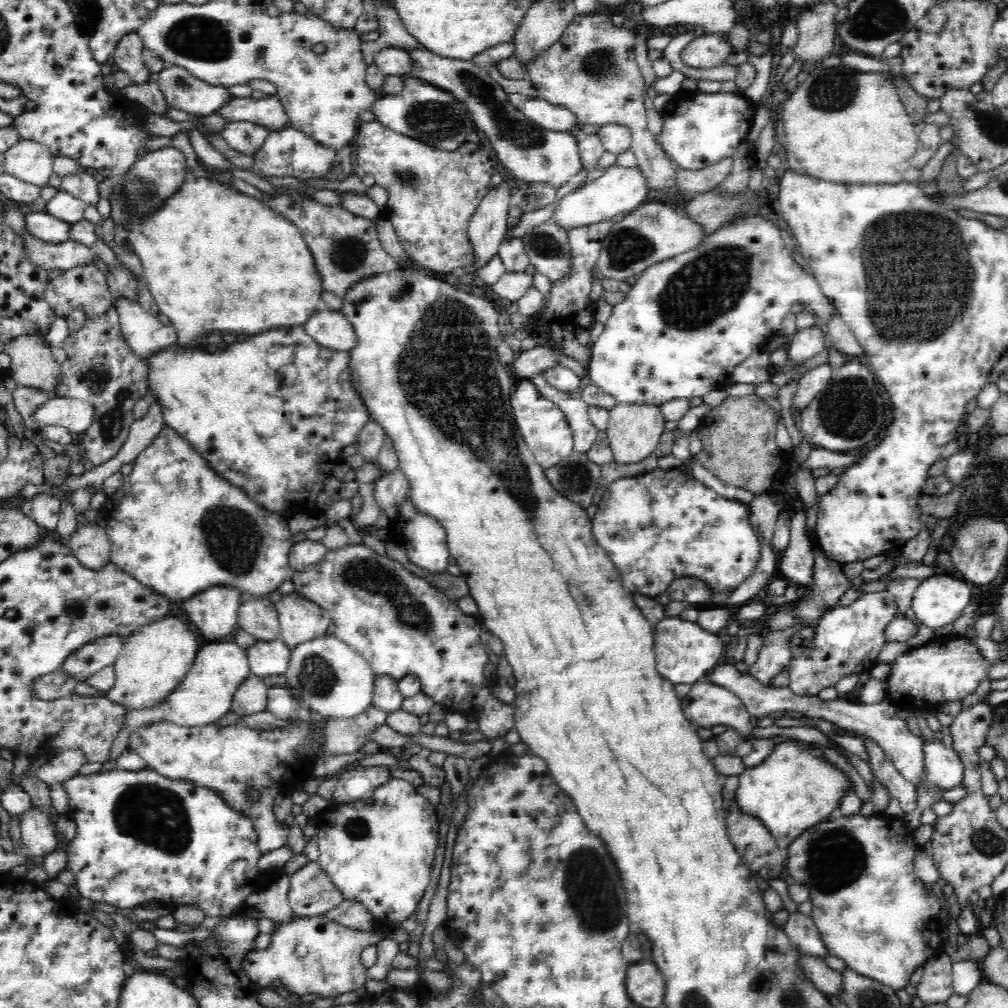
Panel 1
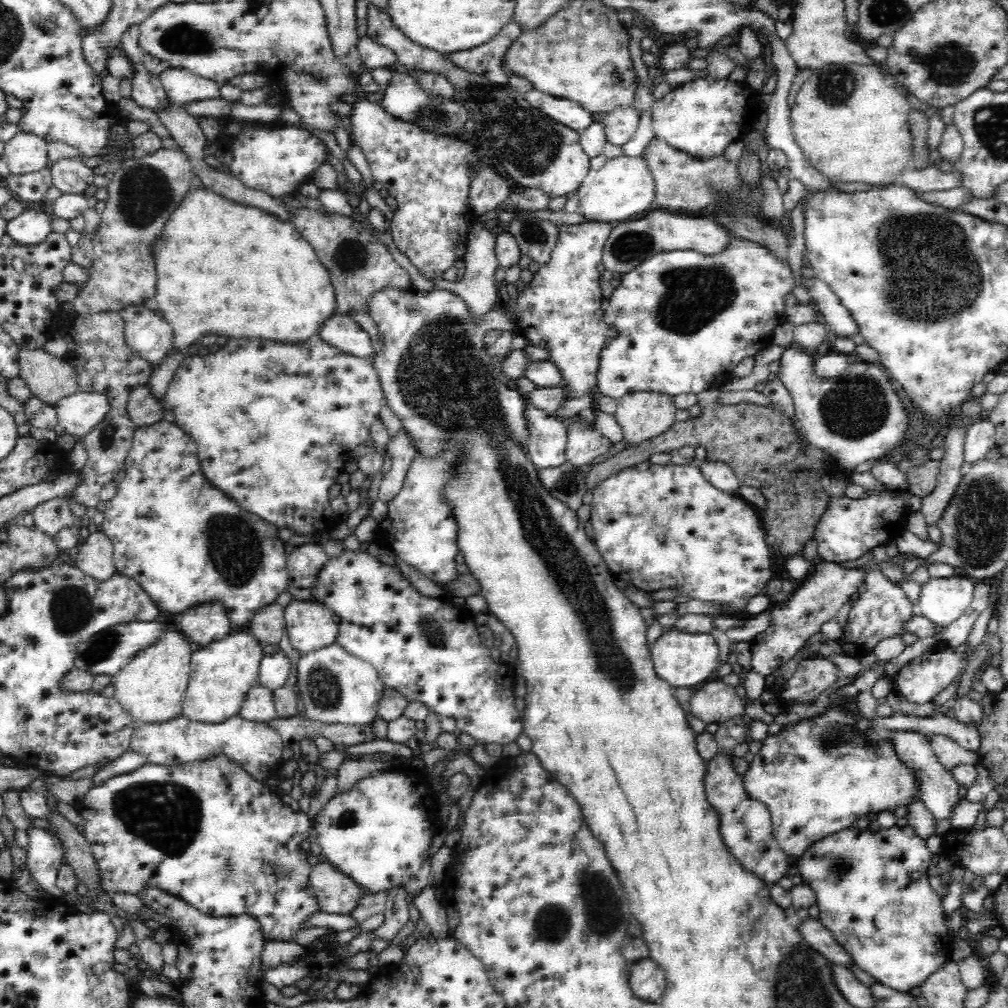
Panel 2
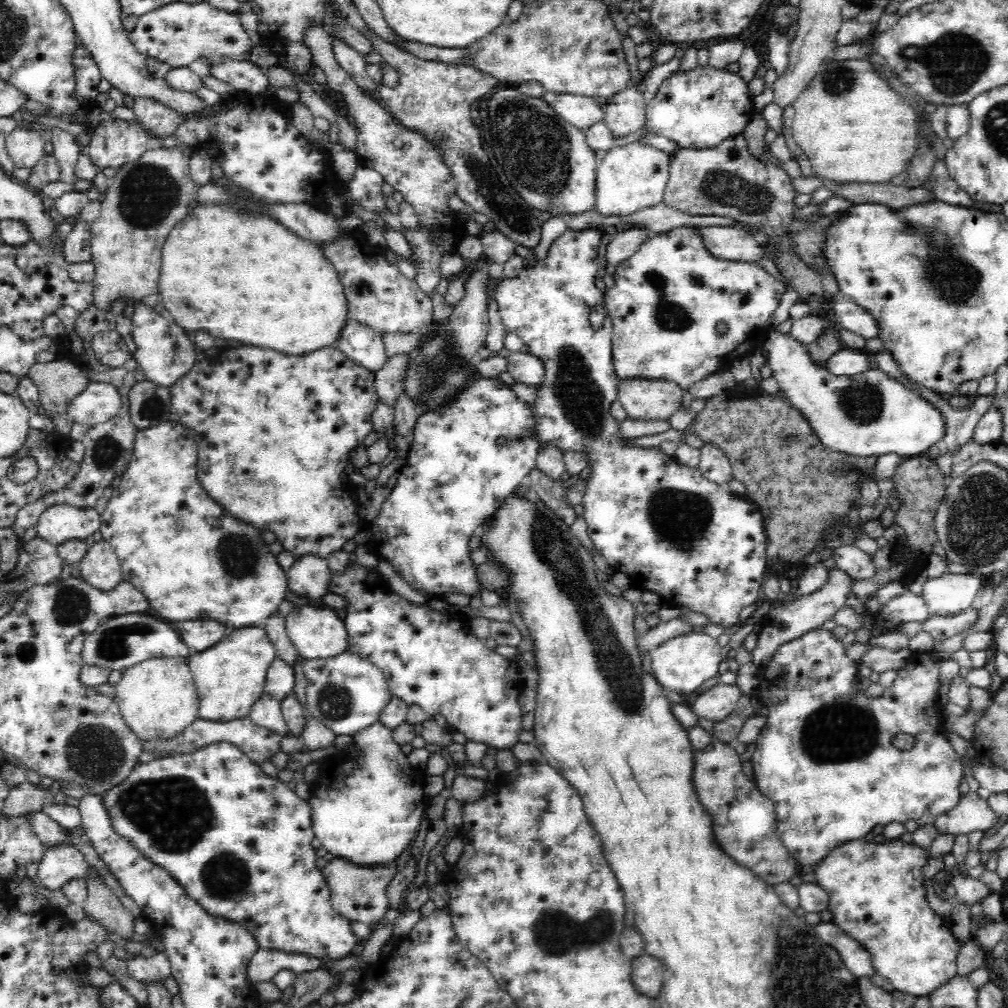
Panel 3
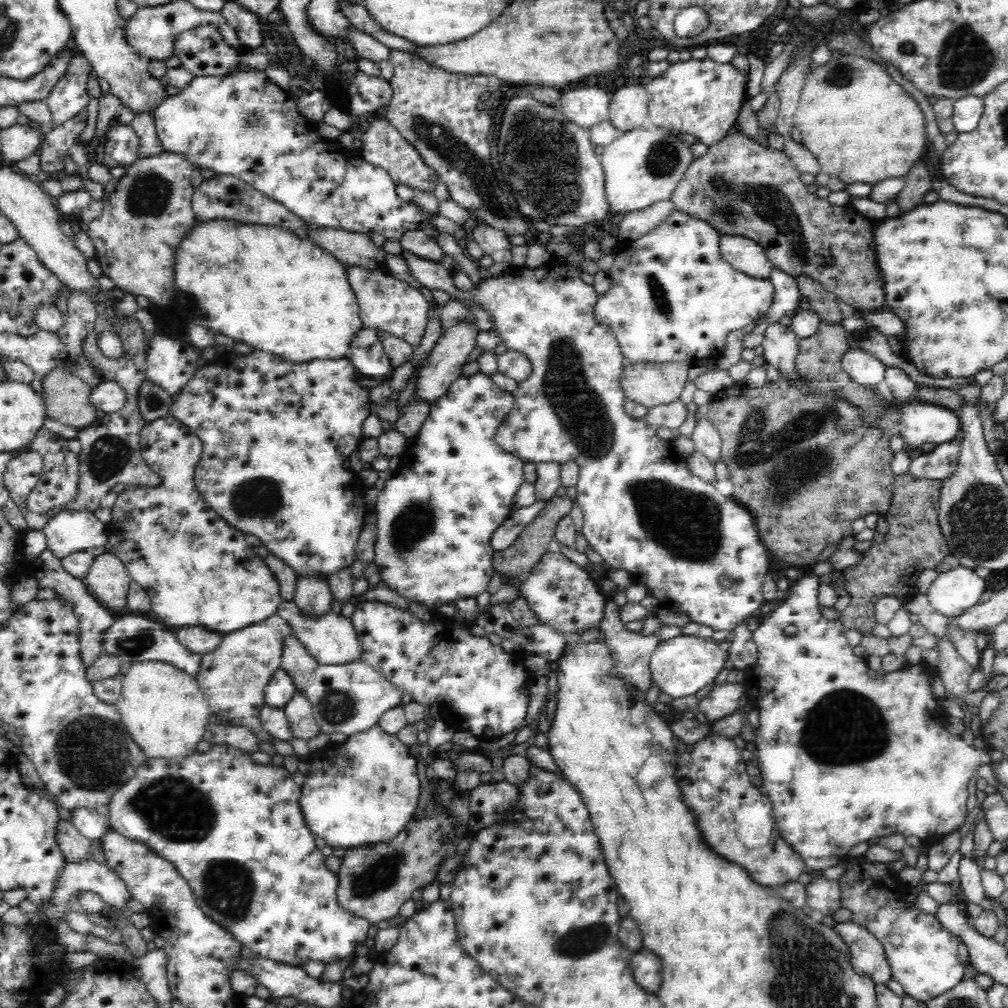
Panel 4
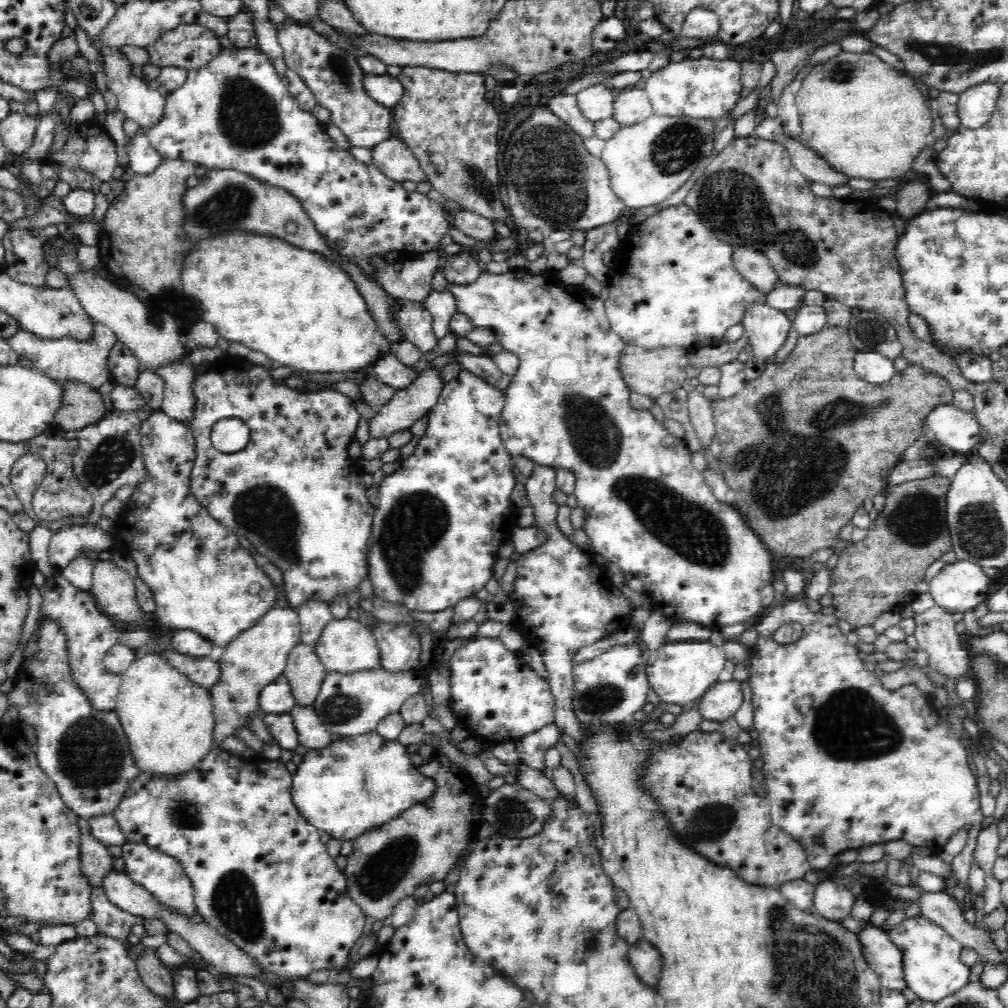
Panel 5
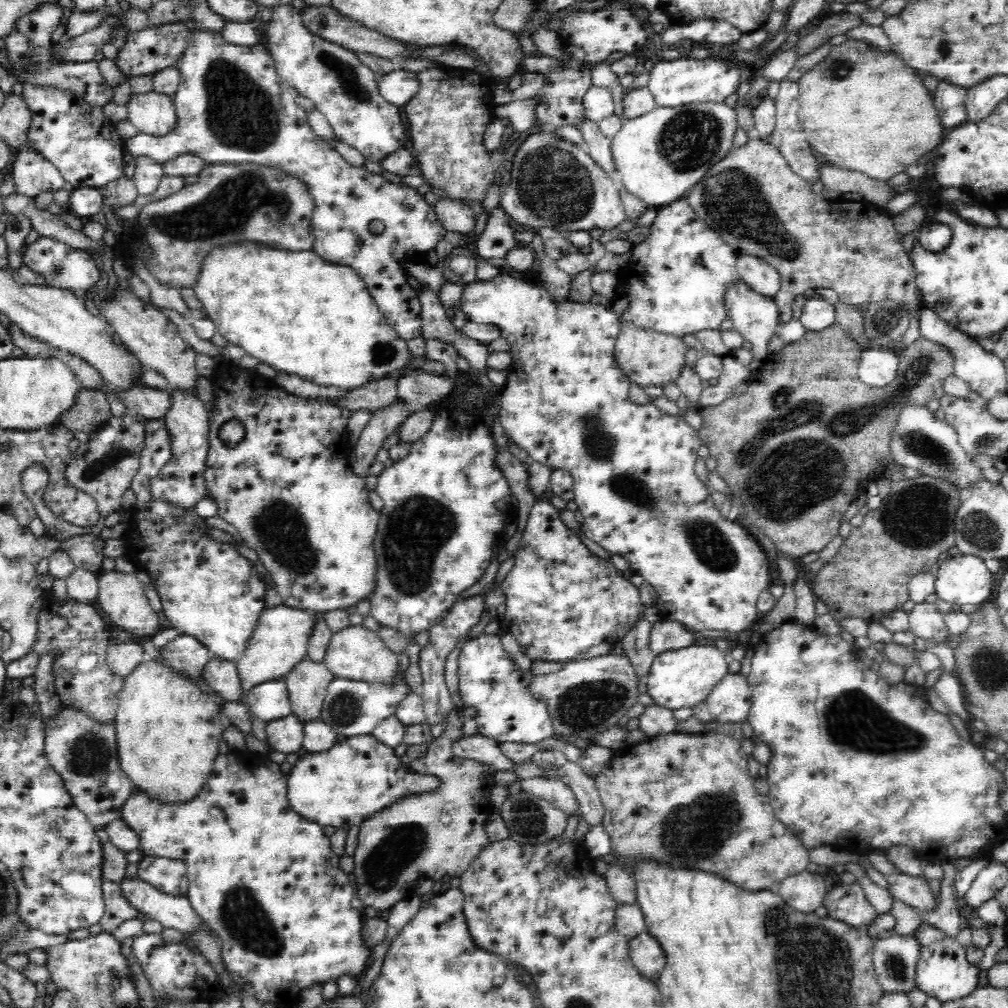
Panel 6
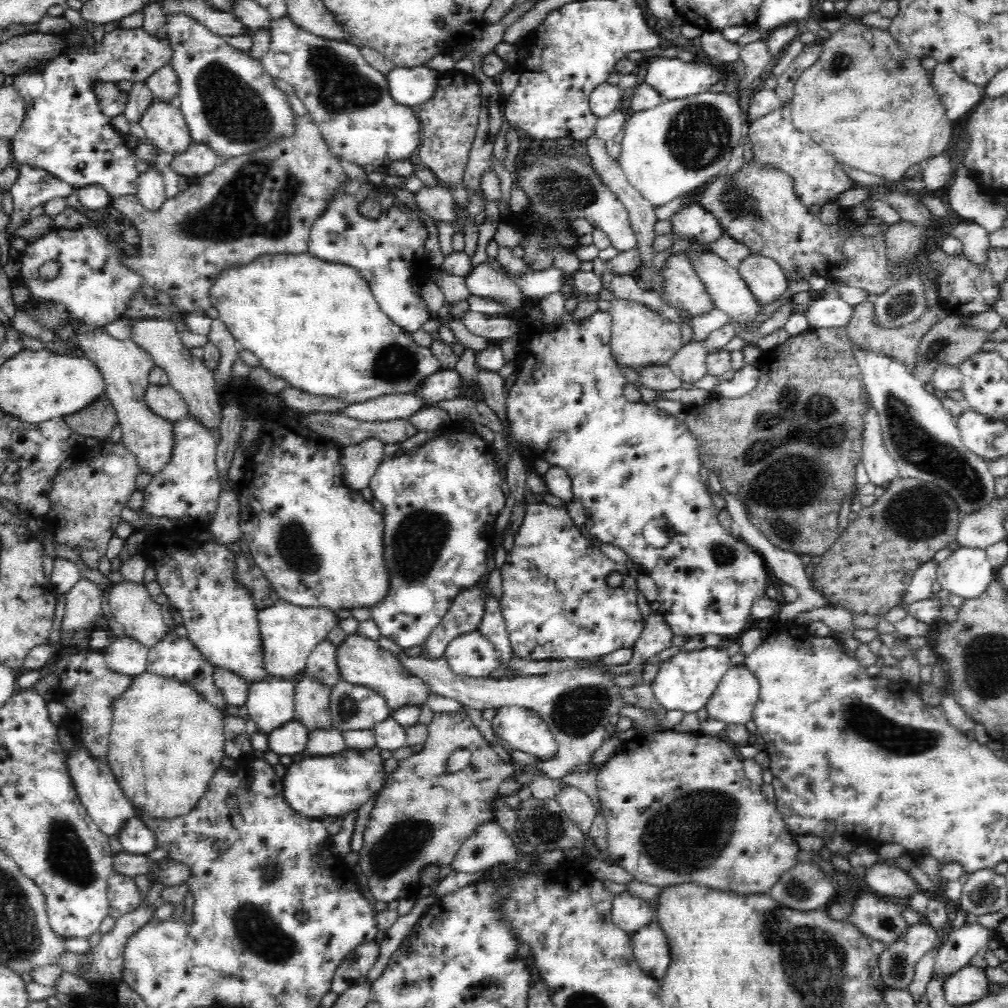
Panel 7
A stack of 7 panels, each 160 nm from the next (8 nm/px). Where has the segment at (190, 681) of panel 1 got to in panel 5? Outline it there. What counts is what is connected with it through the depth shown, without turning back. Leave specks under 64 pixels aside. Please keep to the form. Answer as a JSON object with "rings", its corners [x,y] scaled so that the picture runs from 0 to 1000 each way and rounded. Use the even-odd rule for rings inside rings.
{"rings":[[[288,601],[272,602],[260,610],[256,619],[236,629],[236,632],[223,641],[222,649],[216,653],[219,670],[215,679],[207,685],[211,696],[212,722],[211,736],[215,739],[227,728],[232,728],[237,722],[247,722],[245,718],[258,704],[258,688],[264,681],[268,680],[276,671],[280,670],[289,646],[297,639],[299,633],[299,619],[294,604]]]}

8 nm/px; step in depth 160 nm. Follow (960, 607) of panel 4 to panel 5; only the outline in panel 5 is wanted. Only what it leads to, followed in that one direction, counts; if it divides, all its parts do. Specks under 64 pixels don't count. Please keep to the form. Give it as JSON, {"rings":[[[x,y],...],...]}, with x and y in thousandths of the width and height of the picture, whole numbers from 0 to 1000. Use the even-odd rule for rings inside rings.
{"rings":[[[950,555],[948,558],[938,560],[922,578],[922,587],[928,599],[937,603],[938,607],[945,610],[948,607],[958,607],[965,605],[969,599],[979,595],[981,574],[973,562],[960,557],[960,555]]]}

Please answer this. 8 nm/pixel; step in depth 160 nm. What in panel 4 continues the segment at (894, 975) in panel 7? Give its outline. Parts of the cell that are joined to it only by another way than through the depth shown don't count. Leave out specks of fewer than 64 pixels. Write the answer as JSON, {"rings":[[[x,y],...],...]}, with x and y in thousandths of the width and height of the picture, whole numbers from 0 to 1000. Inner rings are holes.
{"rings":[[[845,914],[829,916],[825,922],[835,930],[843,943],[843,959],[847,964],[861,967],[867,976],[877,976],[885,970],[877,939],[871,936],[861,922]]]}

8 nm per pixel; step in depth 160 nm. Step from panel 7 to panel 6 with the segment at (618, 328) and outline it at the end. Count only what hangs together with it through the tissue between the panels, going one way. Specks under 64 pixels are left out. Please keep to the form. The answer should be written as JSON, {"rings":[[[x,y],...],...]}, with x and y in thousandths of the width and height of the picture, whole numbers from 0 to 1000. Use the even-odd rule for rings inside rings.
{"rings":[[[615,320],[614,332],[610,339],[610,358],[626,380],[631,380],[637,385],[654,383],[658,386],[662,381],[672,379],[679,365],[680,351],[683,347],[677,335]]]}

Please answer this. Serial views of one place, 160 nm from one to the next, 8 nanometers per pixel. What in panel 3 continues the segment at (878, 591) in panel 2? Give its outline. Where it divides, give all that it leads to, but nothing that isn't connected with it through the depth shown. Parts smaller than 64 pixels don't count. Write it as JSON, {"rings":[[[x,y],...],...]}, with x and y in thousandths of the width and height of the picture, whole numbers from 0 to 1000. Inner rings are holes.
{"rings":[[[835,541],[825,550],[829,563],[840,567],[848,576],[862,574],[868,570],[865,551],[857,549],[849,541]],[[899,584],[895,589],[883,593],[865,610],[867,622],[874,626],[874,629],[881,627],[893,627],[895,621],[902,617],[917,618],[923,611],[921,602],[915,591],[907,589]]]}

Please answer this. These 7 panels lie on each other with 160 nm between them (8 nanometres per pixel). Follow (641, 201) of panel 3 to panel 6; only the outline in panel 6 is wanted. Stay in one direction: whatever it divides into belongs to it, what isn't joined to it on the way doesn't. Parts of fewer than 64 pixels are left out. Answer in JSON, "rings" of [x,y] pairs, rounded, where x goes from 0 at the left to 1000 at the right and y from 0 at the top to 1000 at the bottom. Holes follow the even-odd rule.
{"rings":[[[687,103],[672,106],[651,106],[643,113],[620,118],[617,127],[605,138],[610,167],[622,192],[640,200],[643,206],[655,206],[675,197],[704,169],[712,164],[727,147],[730,113],[720,103]]]}

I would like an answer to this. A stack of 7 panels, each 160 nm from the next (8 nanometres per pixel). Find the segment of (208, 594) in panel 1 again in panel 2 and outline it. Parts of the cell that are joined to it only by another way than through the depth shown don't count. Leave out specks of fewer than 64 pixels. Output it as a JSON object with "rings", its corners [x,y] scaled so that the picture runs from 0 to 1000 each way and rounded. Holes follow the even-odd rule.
{"rings":[[[220,599],[216,601],[196,601],[185,605],[179,613],[178,627],[190,639],[203,642],[221,635],[228,629],[229,618],[225,605]]]}

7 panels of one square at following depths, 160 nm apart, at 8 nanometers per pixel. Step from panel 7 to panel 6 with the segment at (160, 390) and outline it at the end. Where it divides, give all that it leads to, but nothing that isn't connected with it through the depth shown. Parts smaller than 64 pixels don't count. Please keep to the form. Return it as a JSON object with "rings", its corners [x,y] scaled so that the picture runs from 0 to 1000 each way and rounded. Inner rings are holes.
{"rings":[[[141,381],[129,383],[125,390],[119,391],[121,400],[127,410],[137,411],[149,418],[159,415],[169,405],[169,390],[157,388]]]}

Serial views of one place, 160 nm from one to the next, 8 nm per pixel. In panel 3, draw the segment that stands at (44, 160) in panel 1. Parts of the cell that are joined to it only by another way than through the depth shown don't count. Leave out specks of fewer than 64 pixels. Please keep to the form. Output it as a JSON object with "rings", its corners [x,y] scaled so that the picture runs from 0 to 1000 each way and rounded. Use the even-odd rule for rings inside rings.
{"rings":[[[18,124],[9,134],[5,134],[6,150],[14,162],[14,168],[32,168],[45,155],[45,140],[38,128]]]}

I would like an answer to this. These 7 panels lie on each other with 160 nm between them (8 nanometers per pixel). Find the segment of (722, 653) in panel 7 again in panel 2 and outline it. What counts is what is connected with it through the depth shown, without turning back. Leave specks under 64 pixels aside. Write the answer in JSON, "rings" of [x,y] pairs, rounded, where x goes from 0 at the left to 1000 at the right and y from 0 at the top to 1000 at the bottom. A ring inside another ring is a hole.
{"rings":[[[667,621],[646,641],[646,651],[650,668],[667,683],[696,681],[709,672],[715,661],[713,641],[705,628],[683,628]]]}

